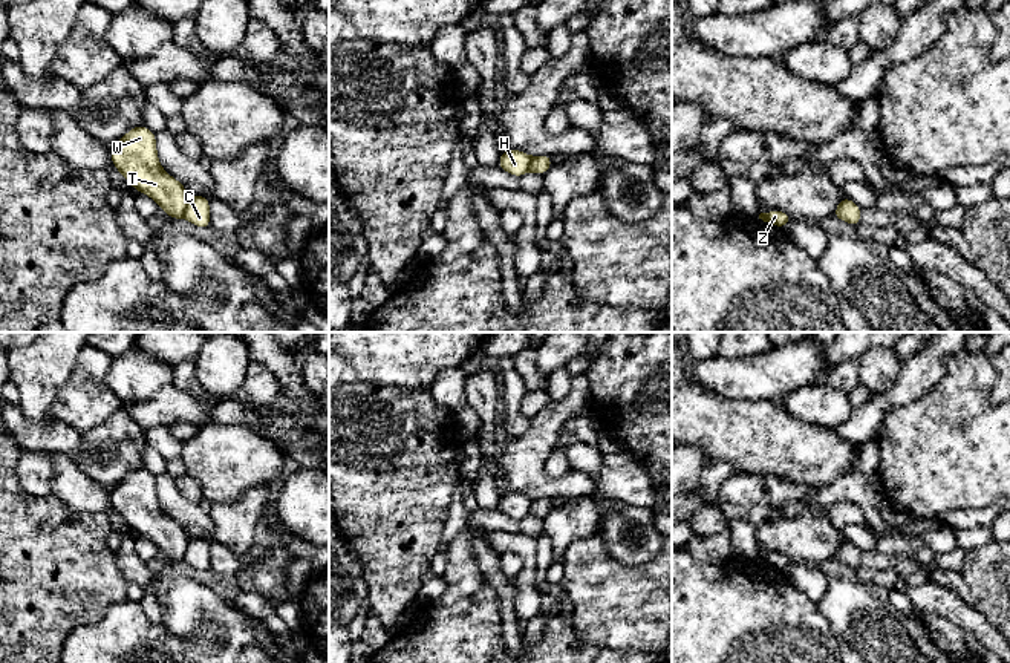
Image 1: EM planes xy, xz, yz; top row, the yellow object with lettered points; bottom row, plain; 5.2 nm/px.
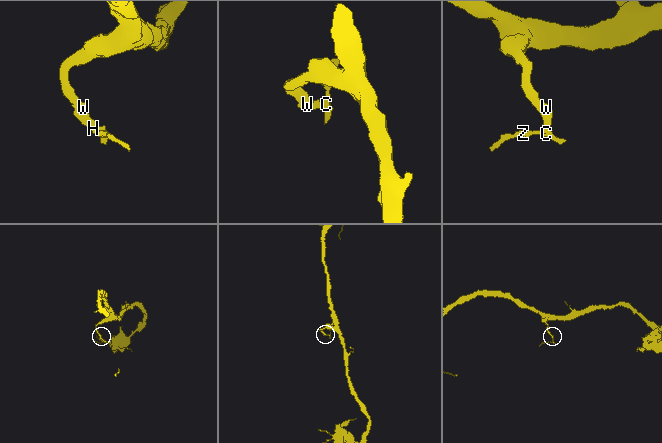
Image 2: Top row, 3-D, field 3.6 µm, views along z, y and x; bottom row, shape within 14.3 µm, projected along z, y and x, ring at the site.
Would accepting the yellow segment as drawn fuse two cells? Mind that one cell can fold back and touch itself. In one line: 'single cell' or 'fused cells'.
fused cells

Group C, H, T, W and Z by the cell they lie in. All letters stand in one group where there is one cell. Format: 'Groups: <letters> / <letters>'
Groups: C Z / H T W

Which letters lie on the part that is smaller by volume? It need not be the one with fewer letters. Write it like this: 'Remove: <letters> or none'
Remove: C, Z

